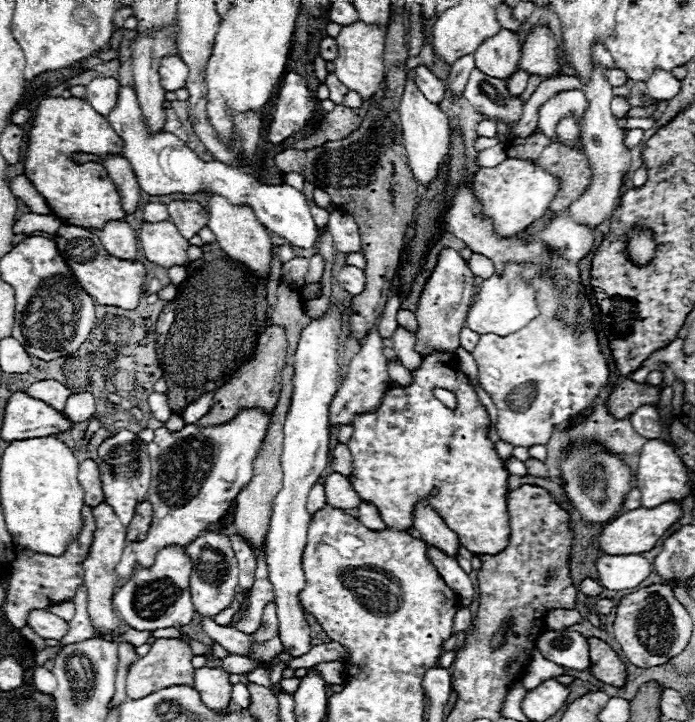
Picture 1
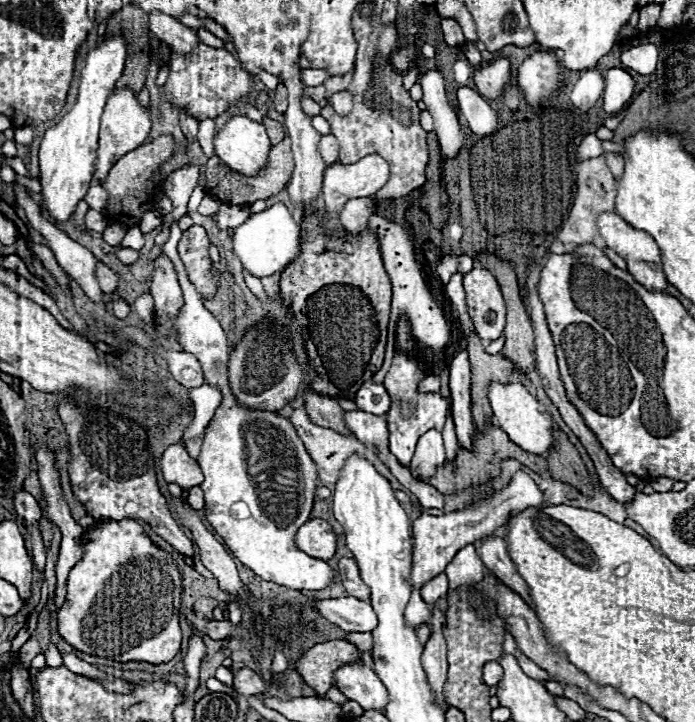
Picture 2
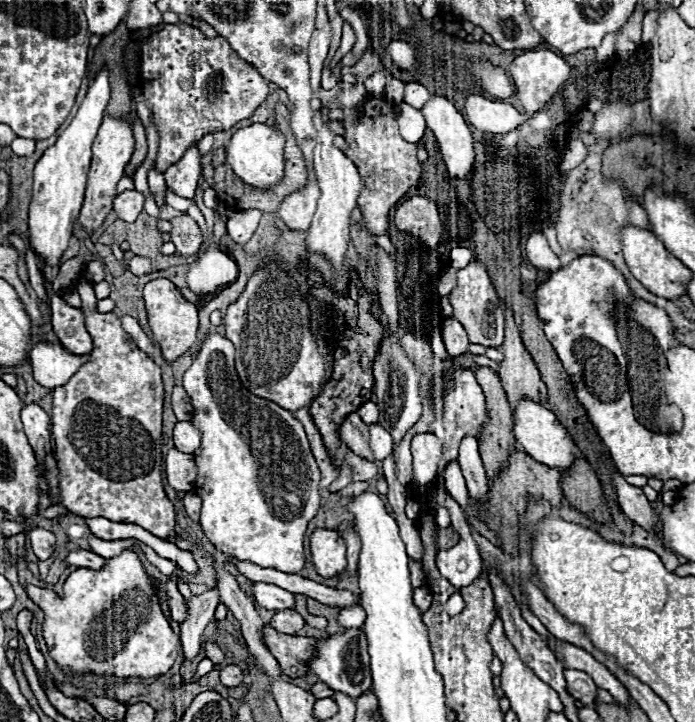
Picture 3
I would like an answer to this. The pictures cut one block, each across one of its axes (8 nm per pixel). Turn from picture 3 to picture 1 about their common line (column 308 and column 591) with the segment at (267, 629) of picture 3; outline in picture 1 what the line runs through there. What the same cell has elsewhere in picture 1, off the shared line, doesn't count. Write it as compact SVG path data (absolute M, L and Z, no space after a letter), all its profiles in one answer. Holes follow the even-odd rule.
M588 638L590 644L590 660L592 660L592 674L610 686L622 688L626 684L626 664L622 658L600 638Z

